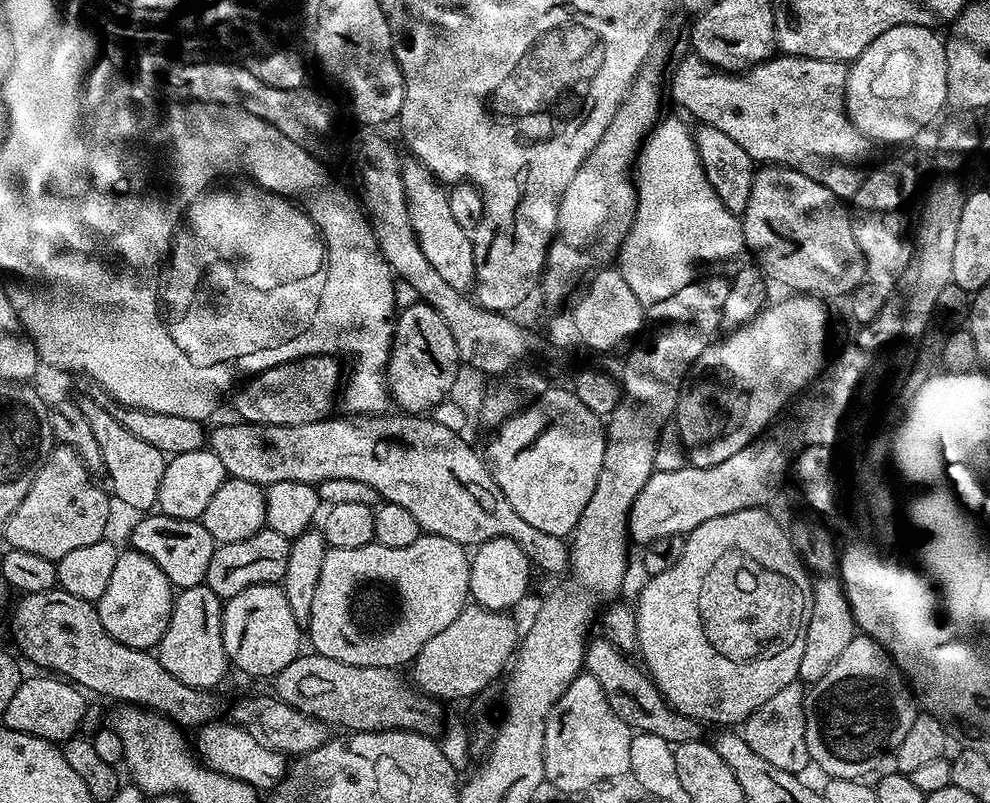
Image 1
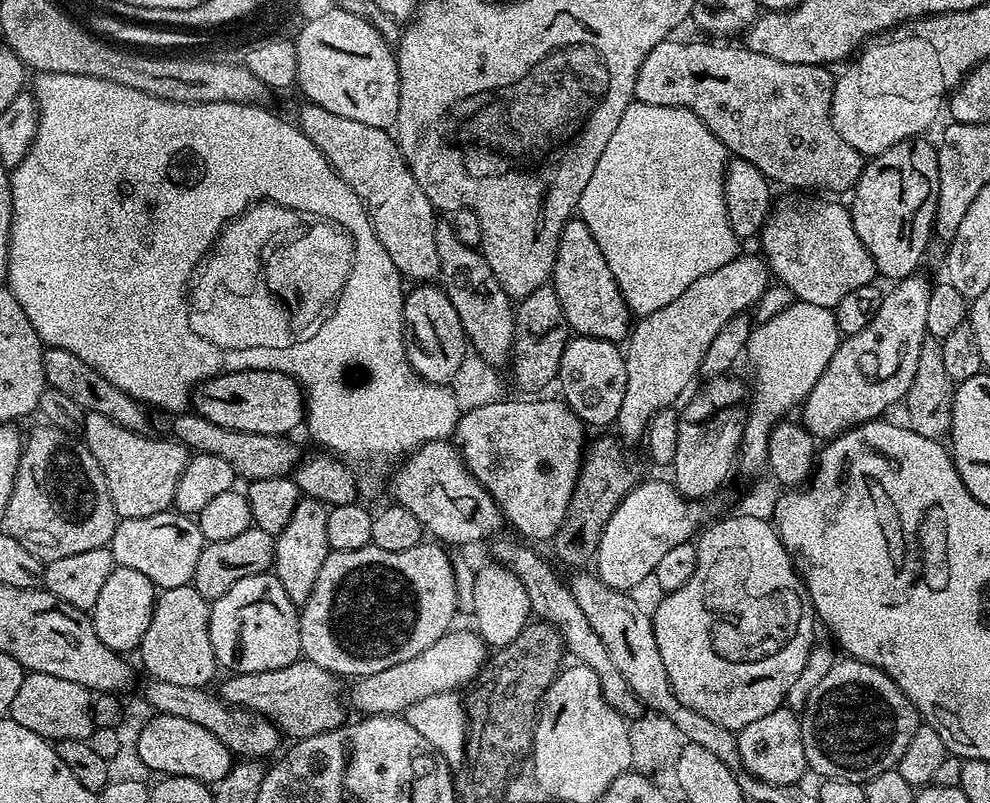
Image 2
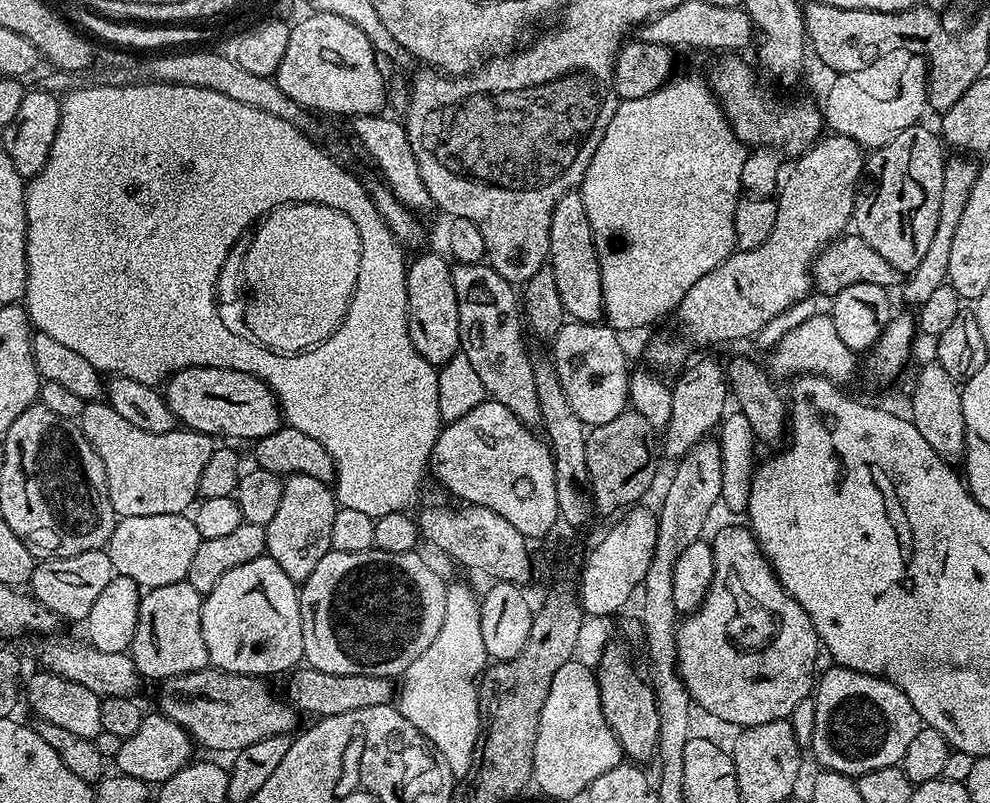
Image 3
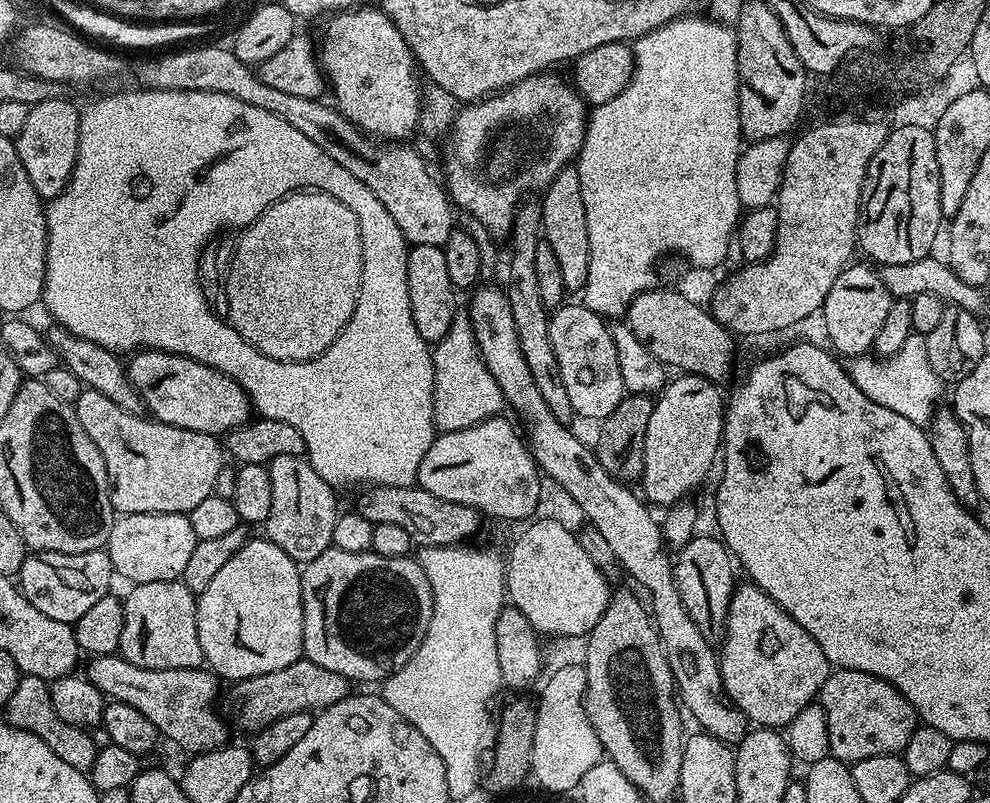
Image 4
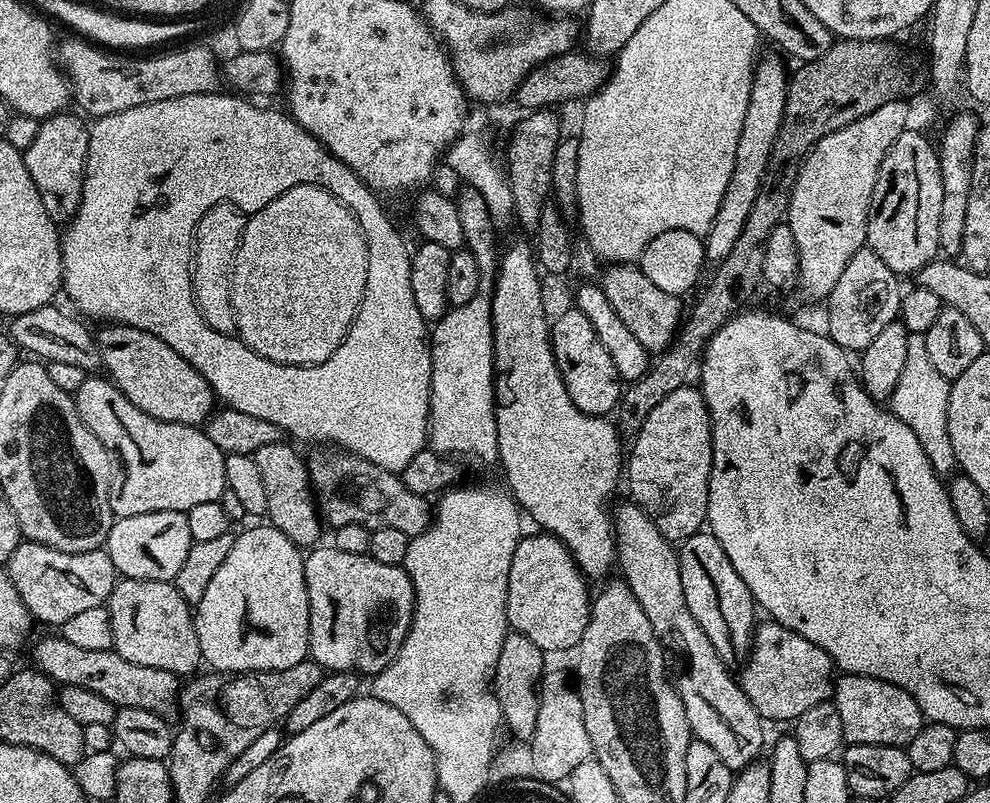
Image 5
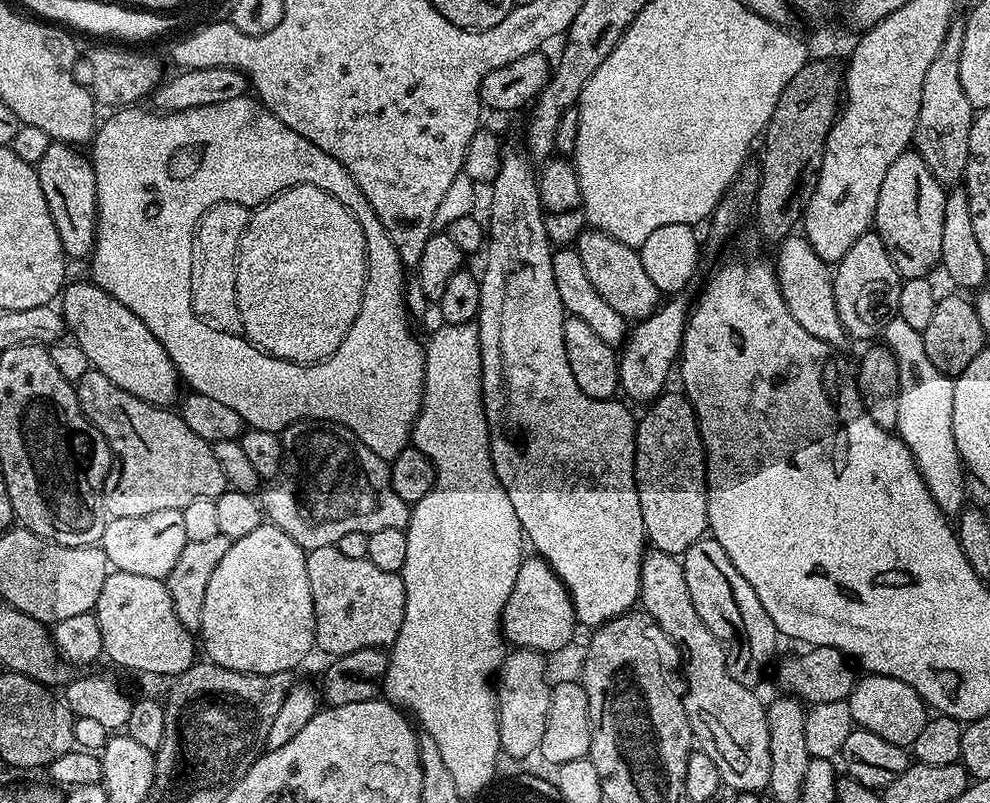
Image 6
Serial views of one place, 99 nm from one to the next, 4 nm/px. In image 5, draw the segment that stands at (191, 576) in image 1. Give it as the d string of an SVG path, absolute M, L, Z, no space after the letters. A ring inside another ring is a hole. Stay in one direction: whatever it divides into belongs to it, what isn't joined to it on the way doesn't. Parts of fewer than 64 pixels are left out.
M151 512L113 519L106 541L106 551L121 577L130 580L175 581L193 543L190 538L190 522L185 513Z

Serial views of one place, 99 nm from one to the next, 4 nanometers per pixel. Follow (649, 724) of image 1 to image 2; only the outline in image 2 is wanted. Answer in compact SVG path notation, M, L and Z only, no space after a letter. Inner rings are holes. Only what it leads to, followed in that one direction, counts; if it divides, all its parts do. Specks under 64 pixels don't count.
M503 536L491 541L491 544L493 543L491 559L495 563L509 568L522 582L522 586L526 586L526 598L530 598L532 616L543 618L547 623L553 624L560 631L561 638L564 639L567 655L573 661L590 666L590 670L594 670L594 674L598 674L598 686L602 686L602 694L606 698L606 702L619 716L635 718L641 715L640 699L634 694L634 690L630 690L630 686L626 686L626 678L622 678L622 674L618 674L613 660L610 659L610 654L606 654L606 646L602 646L602 638L598 638L598 634L594 634L594 626L590 626L586 614L582 614L582 609L574 599L571 587L565 581L564 584L560 581L559 574L555 572L557 569L551 563L548 565L532 549L535 547L529 546L523 539L511 540L510 537Z

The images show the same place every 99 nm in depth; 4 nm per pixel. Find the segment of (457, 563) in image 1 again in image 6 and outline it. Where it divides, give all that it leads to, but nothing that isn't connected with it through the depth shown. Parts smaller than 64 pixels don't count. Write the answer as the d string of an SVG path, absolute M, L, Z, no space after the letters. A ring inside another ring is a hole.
M313 548L307 553L306 574L310 578L310 594L314 598L316 619L315 647L329 652L329 657L345 656L363 648L387 649L402 630L402 618L406 610L406 590L401 573L382 570L374 562L362 558L346 558L337 548Z

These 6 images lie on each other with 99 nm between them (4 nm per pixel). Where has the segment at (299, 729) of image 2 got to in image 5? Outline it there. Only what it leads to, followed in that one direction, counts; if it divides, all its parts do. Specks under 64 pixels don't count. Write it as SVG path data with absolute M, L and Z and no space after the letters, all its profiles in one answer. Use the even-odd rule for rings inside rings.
M62 634L44 636L36 645L33 643L32 660L36 671L48 676L57 686L82 686L82 690L90 690L93 694L102 694L106 702L115 704L117 708L138 706L138 710L150 710L150 714L158 714L165 718L177 715L178 701L182 691L181 677L170 670L154 670L154 666L138 666L122 658L112 648L106 650L86 650L82 646L74 646L74 642L66 642Z

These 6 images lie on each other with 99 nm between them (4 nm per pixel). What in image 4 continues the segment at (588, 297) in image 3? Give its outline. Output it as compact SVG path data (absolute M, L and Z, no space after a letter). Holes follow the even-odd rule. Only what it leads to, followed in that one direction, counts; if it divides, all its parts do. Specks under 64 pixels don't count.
M574 166L563 168L542 193L542 240L554 250L558 258L558 266L562 266L562 282L569 293L579 293L584 287L586 276L590 274L590 234L586 234L586 206L582 203L582 182L578 178L578 170Z

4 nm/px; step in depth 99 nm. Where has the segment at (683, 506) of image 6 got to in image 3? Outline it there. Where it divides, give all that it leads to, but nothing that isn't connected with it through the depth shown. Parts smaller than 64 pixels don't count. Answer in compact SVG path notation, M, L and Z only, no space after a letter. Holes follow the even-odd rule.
M700 360L693 368L688 368L676 384L671 385L674 402L670 409L670 422L667 428L663 429L664 448L672 455L672 458L679 458L697 444L705 439L708 432L717 427L725 419L724 407L730 404L730 385L726 375L726 368L723 363L716 360Z

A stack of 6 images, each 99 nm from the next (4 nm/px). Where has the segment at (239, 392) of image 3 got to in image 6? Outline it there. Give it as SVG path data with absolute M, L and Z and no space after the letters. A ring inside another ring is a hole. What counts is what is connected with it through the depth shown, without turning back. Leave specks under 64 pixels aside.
M85 280L77 284L69 283L63 289L58 304L71 339L82 346L93 369L106 374L106 378L110 378L118 390L126 390L126 394L134 394L134 398L142 398L142 402L157 404L160 408L175 405L181 395L182 377L170 354L166 354L162 342L154 338L146 322L142 322L134 310L122 306L118 298L102 290L96 283Z

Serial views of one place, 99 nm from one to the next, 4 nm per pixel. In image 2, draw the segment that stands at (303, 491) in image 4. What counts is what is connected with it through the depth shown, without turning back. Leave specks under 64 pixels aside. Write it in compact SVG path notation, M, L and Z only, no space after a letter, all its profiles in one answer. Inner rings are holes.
M301 498L294 506L290 522L276 535L276 558L274 574L278 582L282 582L282 590L286 590L286 598L293 604L302 606L310 598L314 590L314 582L318 582L318 573L322 570L322 562L326 562L330 551L326 542L326 518L328 508L322 502Z

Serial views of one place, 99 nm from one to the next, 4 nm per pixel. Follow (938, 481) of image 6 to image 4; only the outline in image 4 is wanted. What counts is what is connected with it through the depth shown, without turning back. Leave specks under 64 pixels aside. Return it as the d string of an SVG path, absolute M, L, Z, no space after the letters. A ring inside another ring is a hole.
M913 334L906 338L902 350L893 356L881 358L875 354L865 354L851 357L846 364L848 376L854 386L858 386L858 390L870 398L870 402L878 402L878 406L886 406L886 410L894 410L894 414L902 414L902 418L910 418L910 422L915 424L931 425L942 382L930 366L930 358L926 354L927 341L927 336Z

